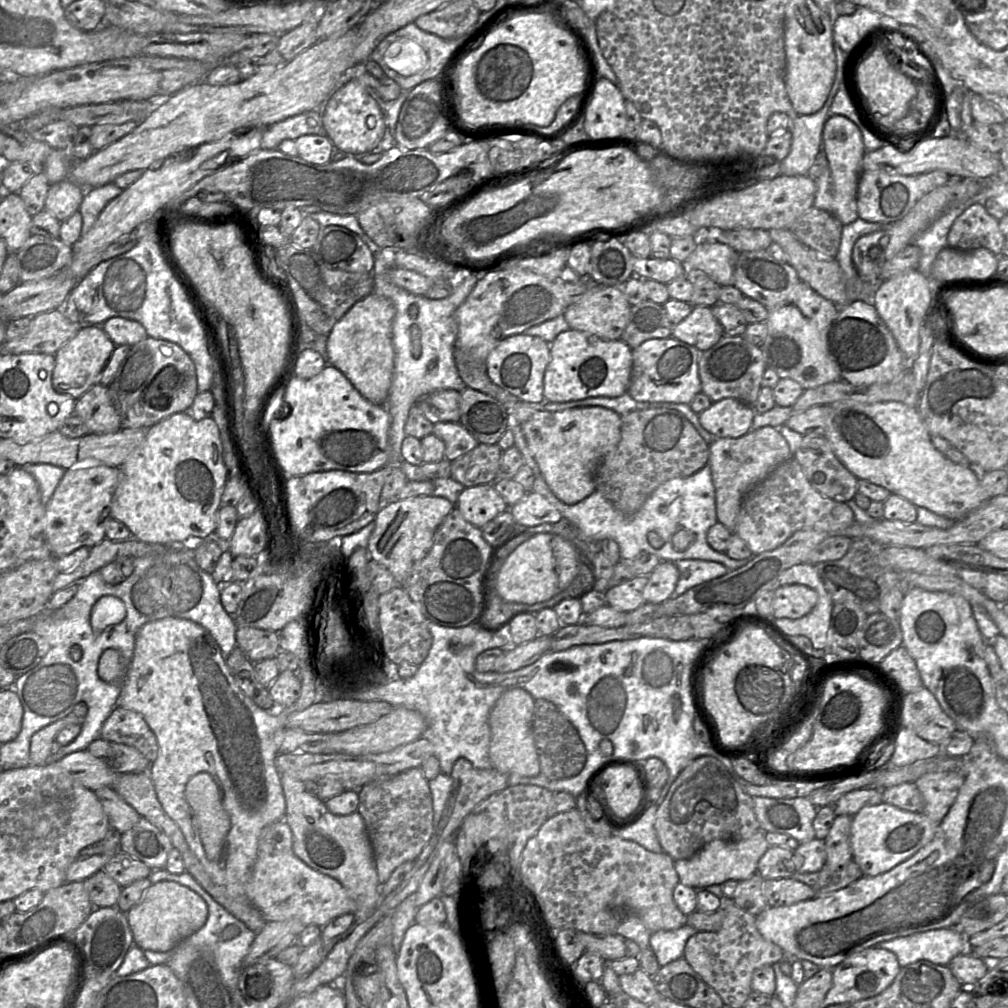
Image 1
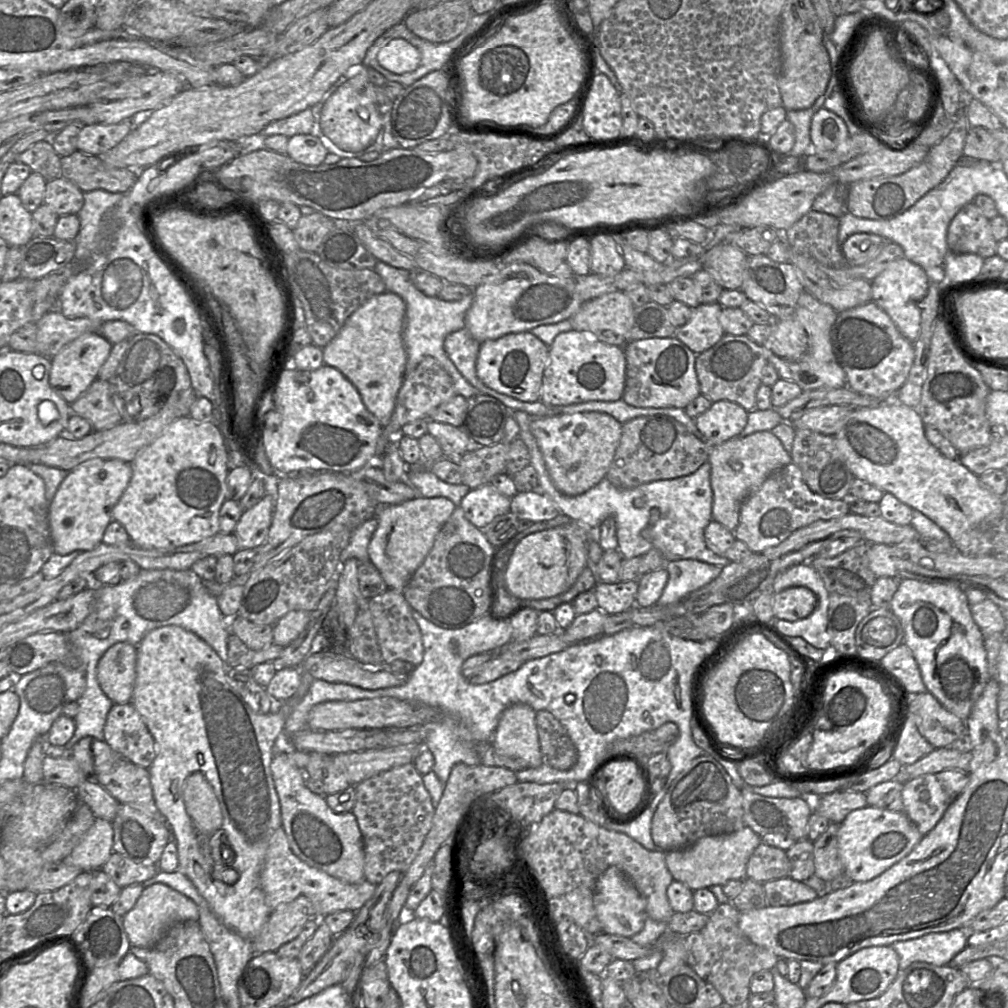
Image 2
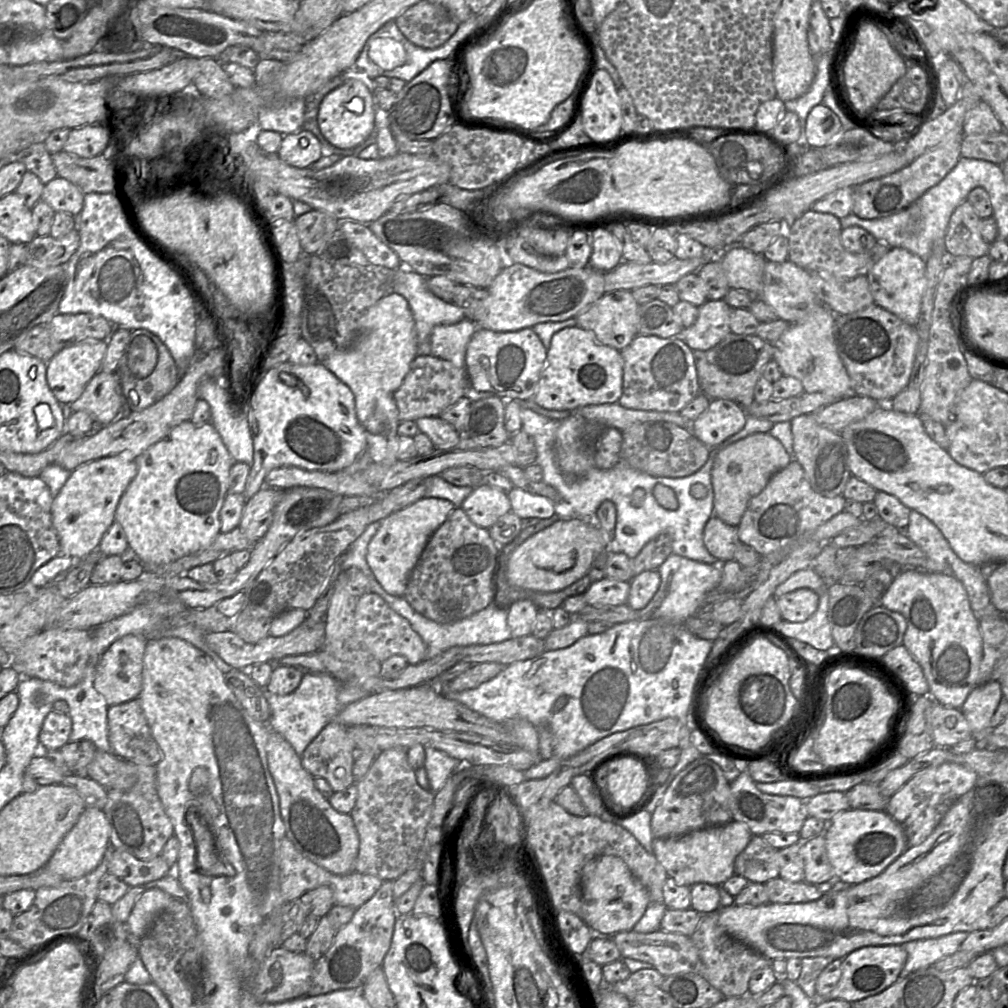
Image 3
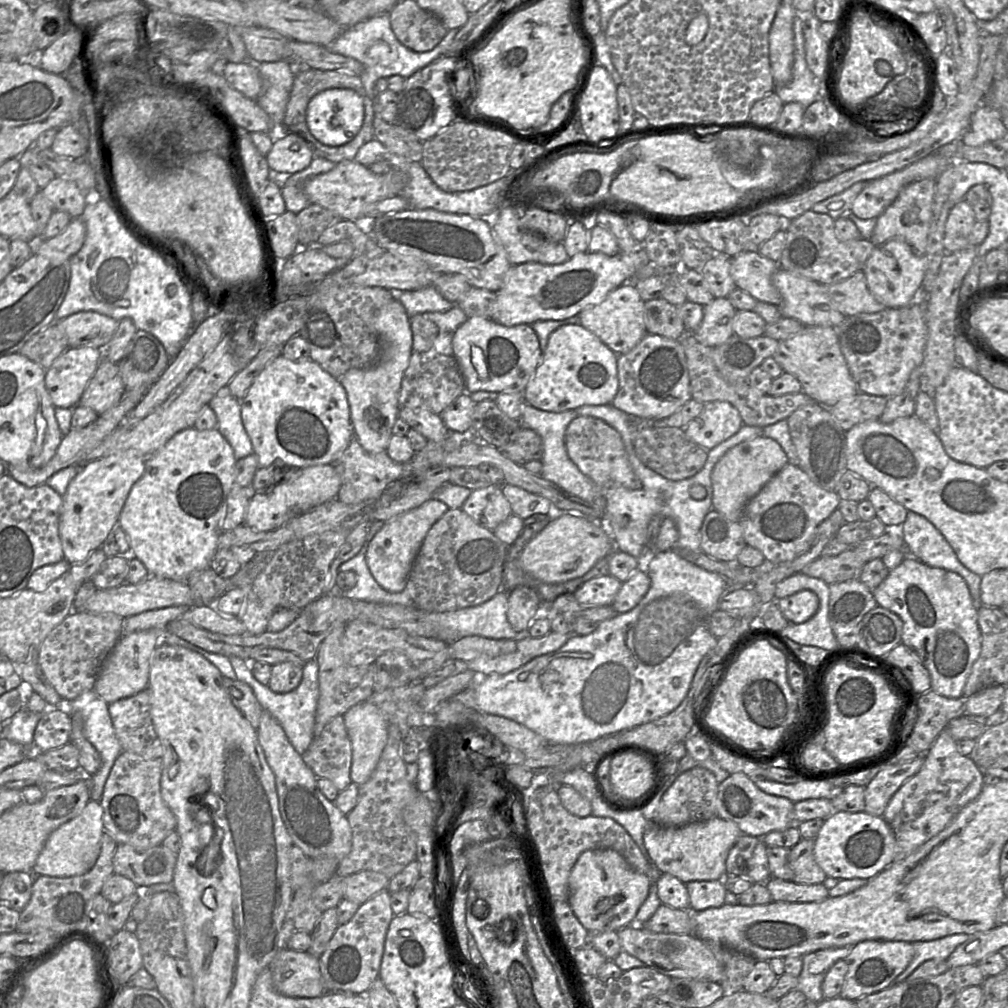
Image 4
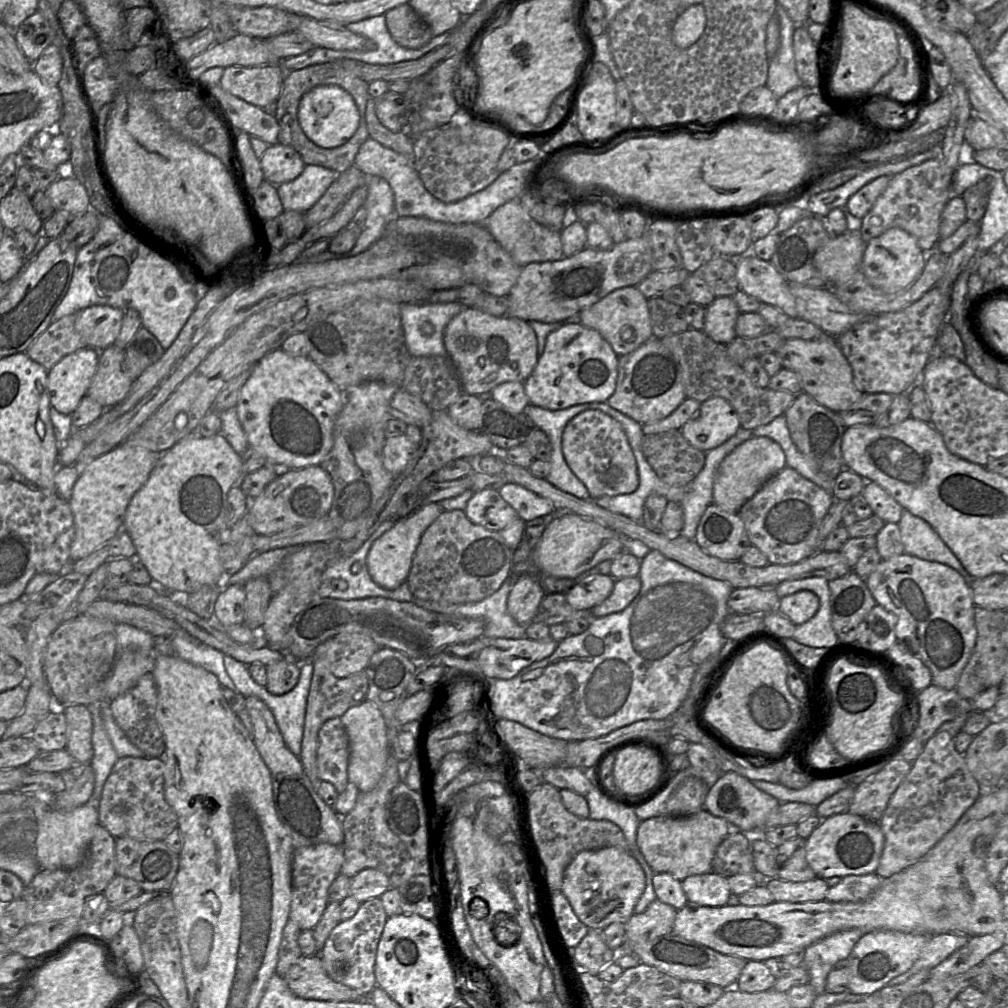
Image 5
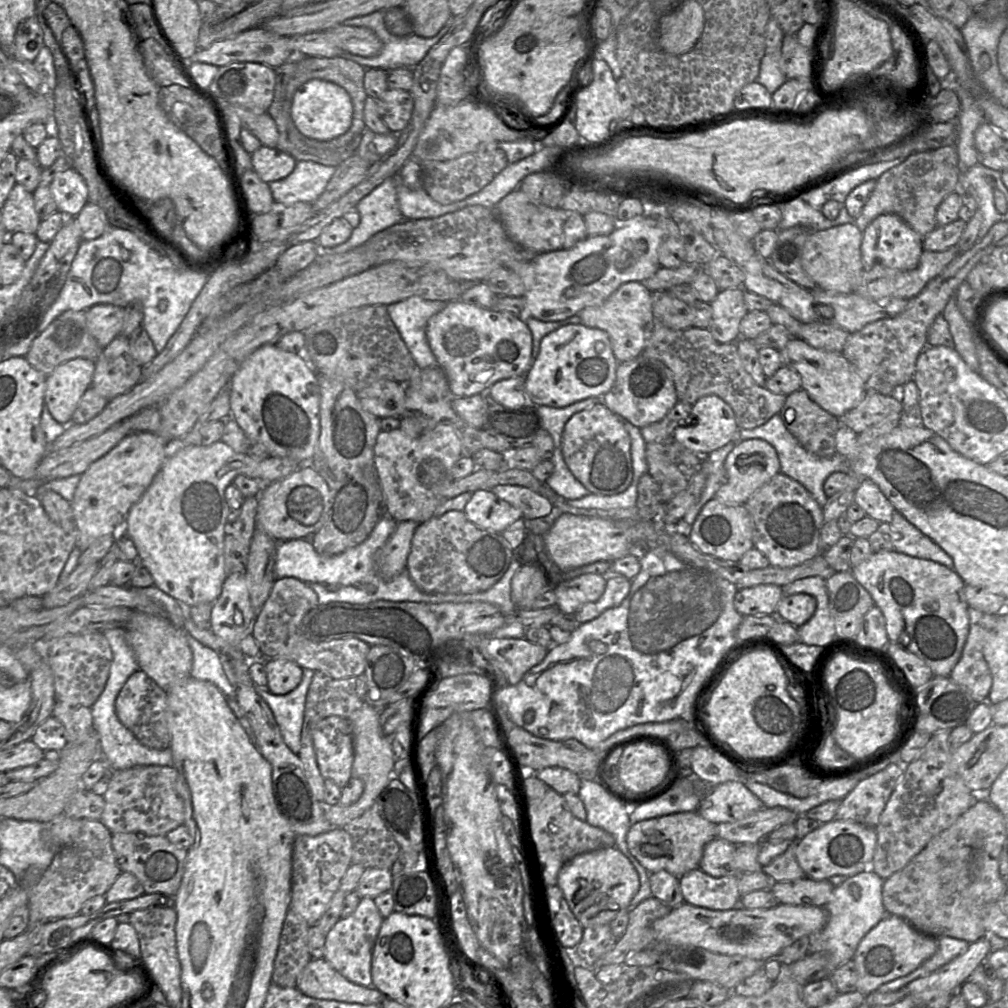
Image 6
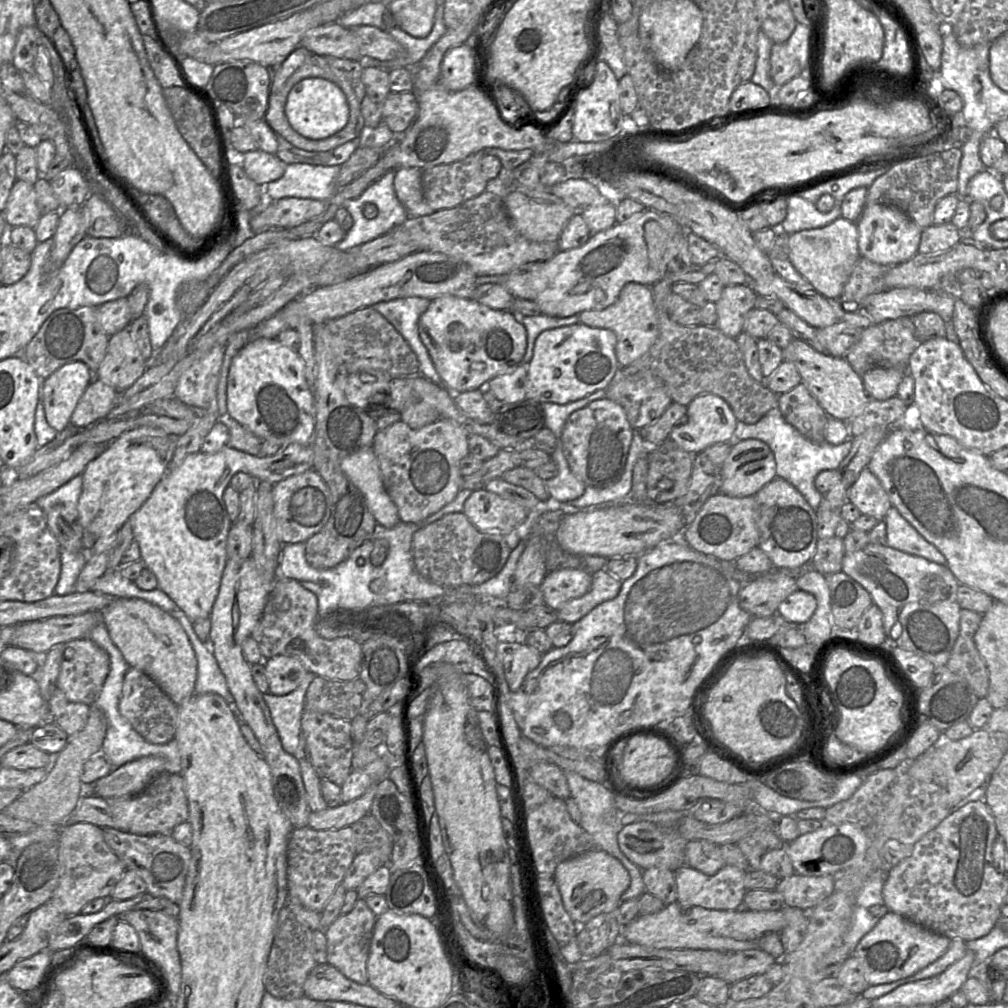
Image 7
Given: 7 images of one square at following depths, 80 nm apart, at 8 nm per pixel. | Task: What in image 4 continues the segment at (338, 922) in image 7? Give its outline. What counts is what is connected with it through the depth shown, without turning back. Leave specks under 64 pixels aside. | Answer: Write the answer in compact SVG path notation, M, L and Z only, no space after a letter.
M384 889L361 904L354 916L335 930L326 949L319 957L320 970L327 992L351 993L365 995L371 984L379 978L379 969L384 952L387 930L394 914L390 904L391 893Z

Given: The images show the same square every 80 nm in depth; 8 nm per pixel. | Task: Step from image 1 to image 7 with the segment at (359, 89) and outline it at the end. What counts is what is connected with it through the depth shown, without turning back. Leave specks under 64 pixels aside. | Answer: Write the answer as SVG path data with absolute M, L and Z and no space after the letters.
M310 77L298 82L290 90L285 115L297 133L308 139L321 140L336 134L346 126L349 106L344 92L338 85L323 78Z

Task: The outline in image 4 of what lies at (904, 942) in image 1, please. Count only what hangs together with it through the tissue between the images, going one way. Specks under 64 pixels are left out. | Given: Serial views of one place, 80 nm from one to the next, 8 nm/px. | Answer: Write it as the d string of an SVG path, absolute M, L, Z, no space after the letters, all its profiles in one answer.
M953 934L943 938L912 943L915 954L907 968L899 974L893 984L906 980L920 965L929 960L944 960L962 943L968 940L967 934Z

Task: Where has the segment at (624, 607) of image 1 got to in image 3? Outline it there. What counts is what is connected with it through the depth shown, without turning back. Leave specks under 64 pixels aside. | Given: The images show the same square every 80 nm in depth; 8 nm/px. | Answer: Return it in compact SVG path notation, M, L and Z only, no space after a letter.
M604 577L592 582L583 595L586 603L595 608L620 606L627 603L629 590L629 582Z

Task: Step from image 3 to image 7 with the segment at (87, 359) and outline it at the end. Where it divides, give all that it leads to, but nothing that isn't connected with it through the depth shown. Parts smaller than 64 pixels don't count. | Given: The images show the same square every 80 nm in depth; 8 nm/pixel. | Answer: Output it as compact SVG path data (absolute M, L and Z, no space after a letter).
M82 361L61 366L44 380L43 403L48 424L63 431L87 386L94 379L90 368Z

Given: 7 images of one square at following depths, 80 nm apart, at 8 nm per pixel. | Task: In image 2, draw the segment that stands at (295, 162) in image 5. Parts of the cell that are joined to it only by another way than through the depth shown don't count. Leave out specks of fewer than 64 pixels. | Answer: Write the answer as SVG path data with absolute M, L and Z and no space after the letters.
M297 134L288 138L286 155L298 163L318 166L323 164L328 153L321 140L312 134Z

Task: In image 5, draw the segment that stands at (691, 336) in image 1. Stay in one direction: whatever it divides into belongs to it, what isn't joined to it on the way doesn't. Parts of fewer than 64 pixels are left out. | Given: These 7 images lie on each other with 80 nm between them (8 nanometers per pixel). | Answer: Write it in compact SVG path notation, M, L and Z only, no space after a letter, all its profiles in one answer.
M716 297L706 307L703 332L715 342L727 345L737 337L735 325L739 315L740 311L732 297Z

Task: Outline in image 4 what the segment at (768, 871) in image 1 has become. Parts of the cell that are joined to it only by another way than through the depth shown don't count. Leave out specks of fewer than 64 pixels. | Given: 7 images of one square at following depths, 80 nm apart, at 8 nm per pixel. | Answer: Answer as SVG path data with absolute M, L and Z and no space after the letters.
M742 835L737 840L726 859L726 875L743 877L752 883L765 883L771 877L767 846L761 838Z

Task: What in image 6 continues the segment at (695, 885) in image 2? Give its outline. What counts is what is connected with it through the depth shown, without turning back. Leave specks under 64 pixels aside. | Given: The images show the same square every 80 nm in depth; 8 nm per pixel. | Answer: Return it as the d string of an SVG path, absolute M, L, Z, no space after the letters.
M697 811L675 813L631 824L626 842L630 853L649 872L665 870L682 877L699 868L705 845L716 838L716 824L703 818Z

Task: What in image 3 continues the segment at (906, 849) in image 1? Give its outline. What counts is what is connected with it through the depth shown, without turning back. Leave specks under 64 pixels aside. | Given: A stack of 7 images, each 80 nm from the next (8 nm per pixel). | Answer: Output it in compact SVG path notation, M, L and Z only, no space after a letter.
M847 809L826 823L825 847L835 876L854 885L884 871L907 849L907 842L902 827L885 811Z

